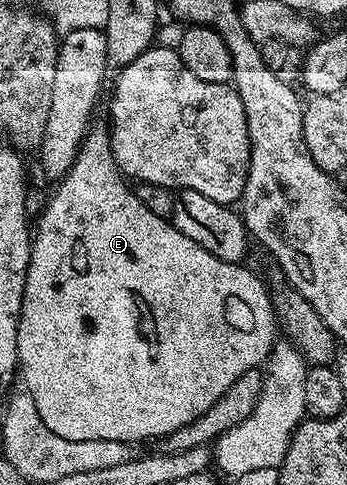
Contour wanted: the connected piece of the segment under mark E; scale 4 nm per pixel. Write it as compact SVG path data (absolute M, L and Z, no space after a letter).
M97 122L90 123L89 135L77 151L71 170L54 187L58 188L54 190L49 205L42 210L41 221L38 224L36 221L35 224L19 322L19 376L25 379L24 391L29 392L35 400L35 409L43 418L44 425L61 438L115 439L128 442L153 440L156 436L164 438L211 410L211 406L232 386L239 374L252 368L261 368L268 361L279 332L279 321L275 315L274 297L251 269L245 268L244 263L232 264L215 258L215 254L203 250L199 242L191 242L187 234L180 232L166 217L153 214L136 197L130 181L121 175L121 169L115 162L115 154L109 141L110 127L108 123L101 124L99 126Z

